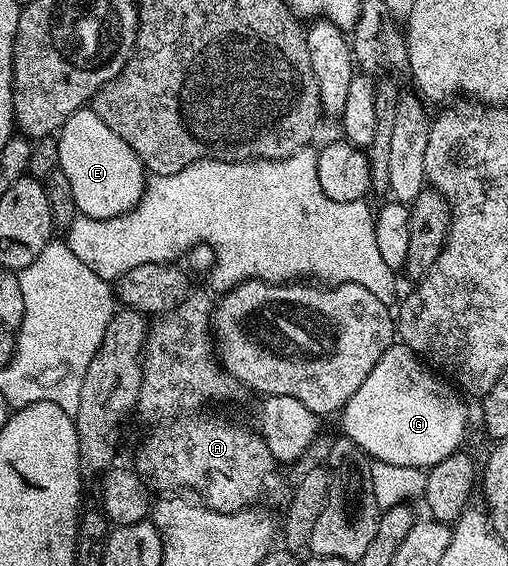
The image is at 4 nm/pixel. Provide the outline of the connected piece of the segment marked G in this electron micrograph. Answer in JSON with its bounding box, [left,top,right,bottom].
[338,342,468,470]

